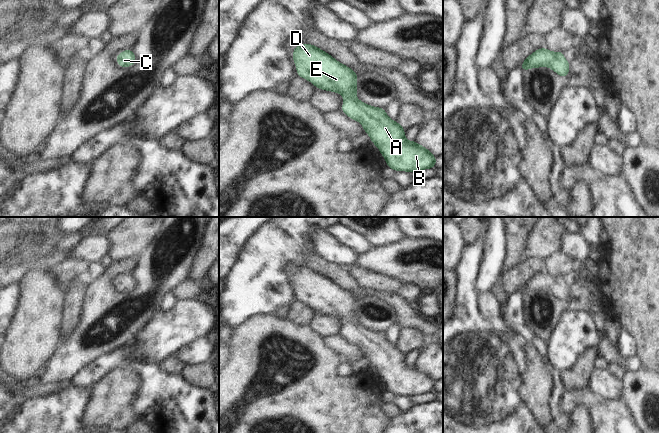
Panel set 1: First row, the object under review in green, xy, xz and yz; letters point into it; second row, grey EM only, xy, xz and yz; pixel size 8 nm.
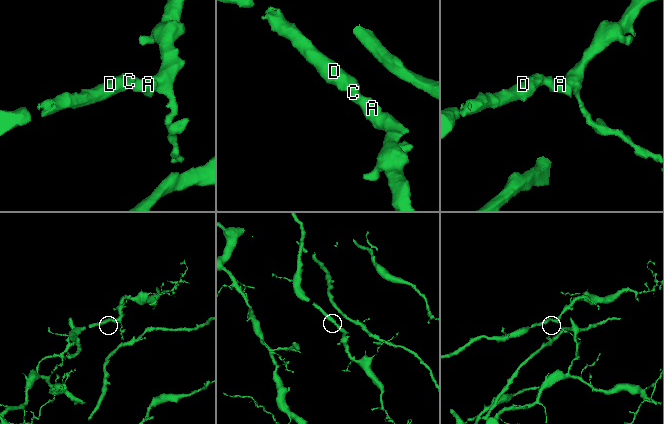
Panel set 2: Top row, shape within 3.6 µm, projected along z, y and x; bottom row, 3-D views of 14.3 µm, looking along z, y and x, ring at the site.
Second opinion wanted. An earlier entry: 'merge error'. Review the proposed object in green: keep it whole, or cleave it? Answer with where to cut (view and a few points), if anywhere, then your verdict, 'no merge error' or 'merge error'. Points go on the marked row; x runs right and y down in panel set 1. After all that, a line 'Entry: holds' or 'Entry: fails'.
no cut; no merge error
Entry: fails

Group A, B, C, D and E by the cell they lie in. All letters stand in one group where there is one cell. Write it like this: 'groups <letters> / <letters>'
groups A B C D E

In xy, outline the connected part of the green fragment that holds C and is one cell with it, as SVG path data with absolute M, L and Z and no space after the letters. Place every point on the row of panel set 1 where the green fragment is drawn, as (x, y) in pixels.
M124 50L116 56L116 63L123 68L133 66L136 63L136 56L133 50Z

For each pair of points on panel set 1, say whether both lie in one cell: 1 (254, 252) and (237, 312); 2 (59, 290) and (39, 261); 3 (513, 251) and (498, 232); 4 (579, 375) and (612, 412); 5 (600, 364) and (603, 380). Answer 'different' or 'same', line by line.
1: same
2: different
3: different
4: different
5: different

